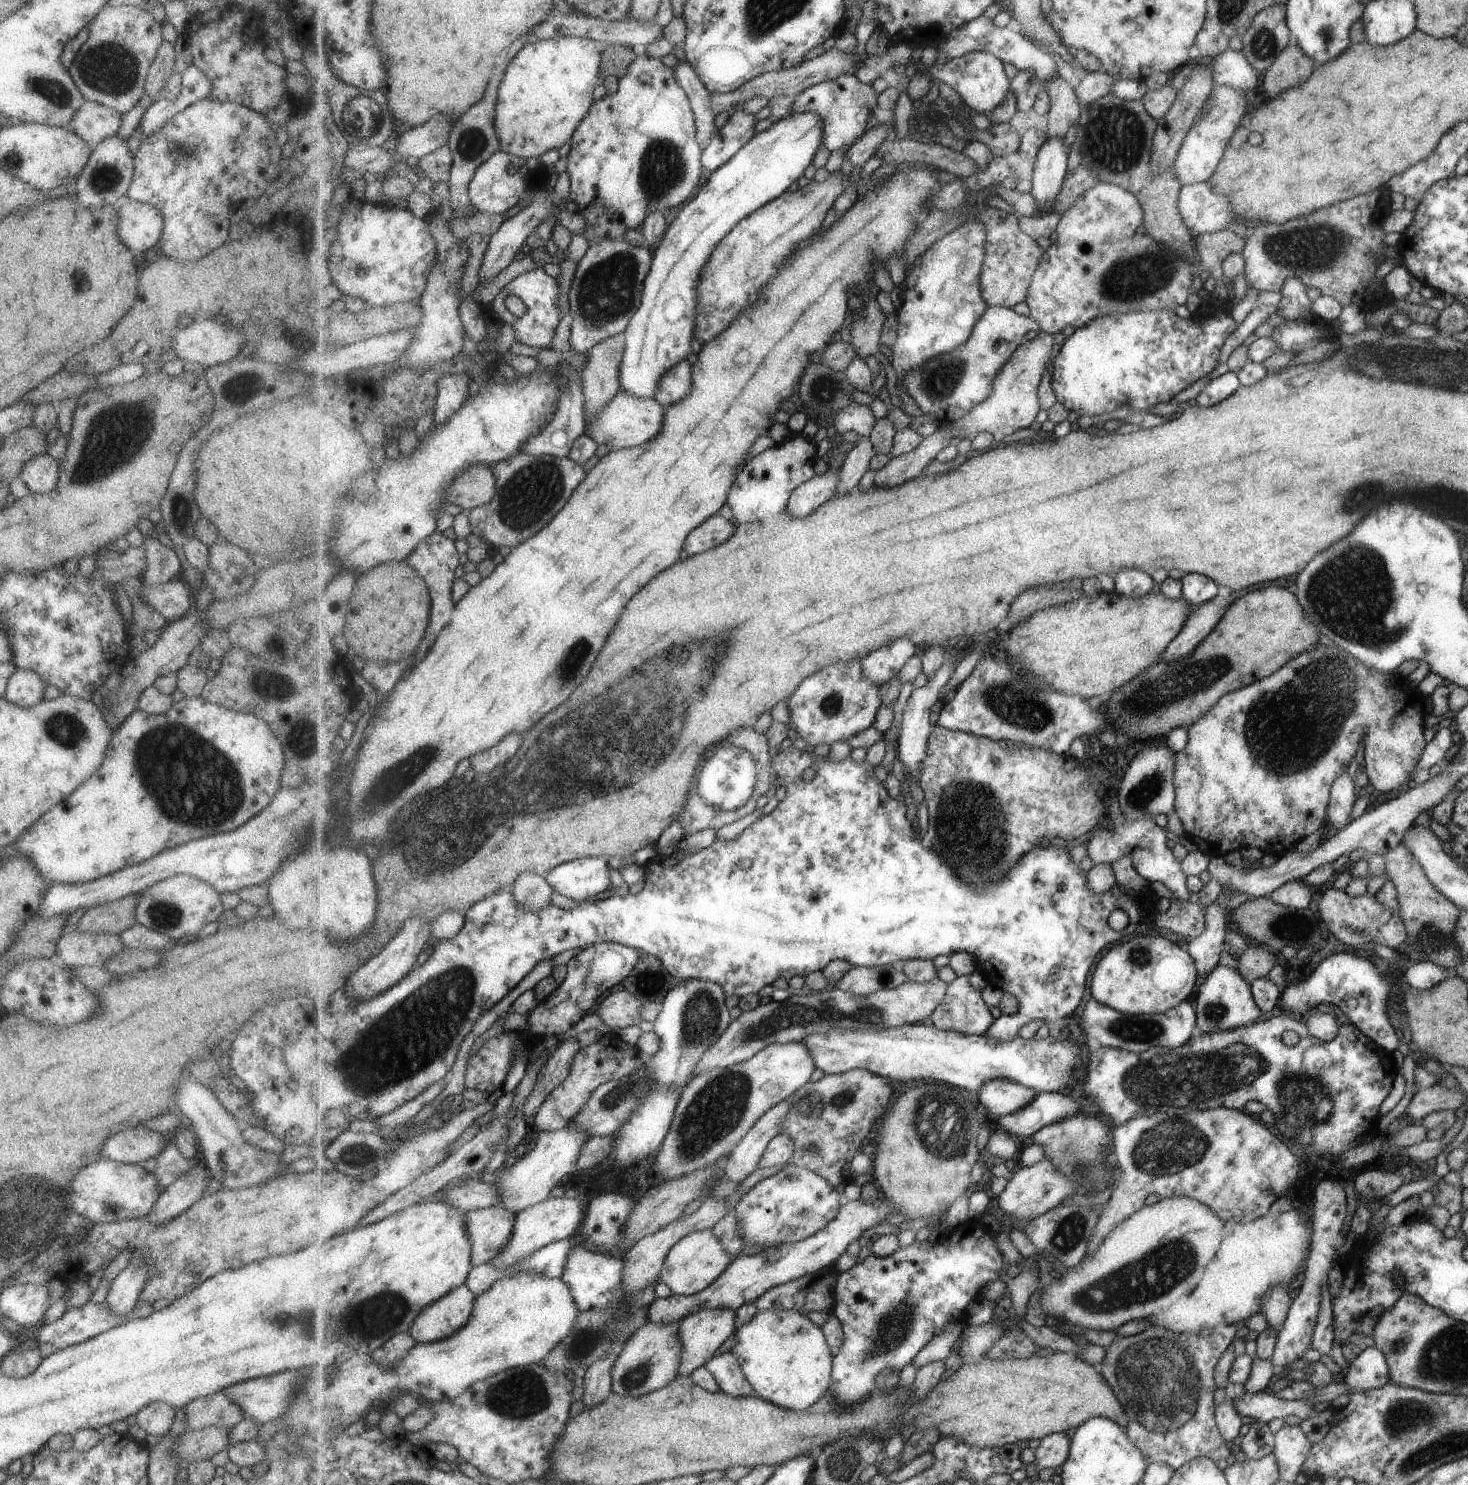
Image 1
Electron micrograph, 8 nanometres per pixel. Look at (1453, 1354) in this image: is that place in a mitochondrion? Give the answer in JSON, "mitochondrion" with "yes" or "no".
{"mitochondrion":"yes"}

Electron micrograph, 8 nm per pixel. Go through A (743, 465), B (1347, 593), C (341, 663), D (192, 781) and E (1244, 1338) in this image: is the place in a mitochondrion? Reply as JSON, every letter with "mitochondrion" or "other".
{"A":"other","B":"mitochondrion","C":"other","D":"mitochondrion","E":"other"}

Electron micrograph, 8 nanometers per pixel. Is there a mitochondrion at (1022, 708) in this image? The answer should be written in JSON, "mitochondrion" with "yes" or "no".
{"mitochondrion":"yes"}

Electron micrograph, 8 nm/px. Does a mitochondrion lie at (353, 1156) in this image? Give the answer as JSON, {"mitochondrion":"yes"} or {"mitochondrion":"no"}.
{"mitochondrion":"yes"}

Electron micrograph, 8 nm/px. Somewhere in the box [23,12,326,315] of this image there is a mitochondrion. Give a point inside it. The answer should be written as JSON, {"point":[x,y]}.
{"point":[111,69]}

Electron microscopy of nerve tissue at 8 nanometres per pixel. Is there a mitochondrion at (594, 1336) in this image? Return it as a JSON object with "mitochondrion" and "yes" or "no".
{"mitochondrion":"yes"}

